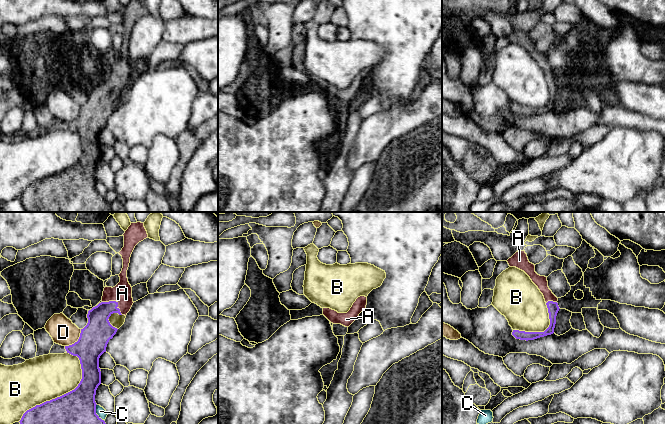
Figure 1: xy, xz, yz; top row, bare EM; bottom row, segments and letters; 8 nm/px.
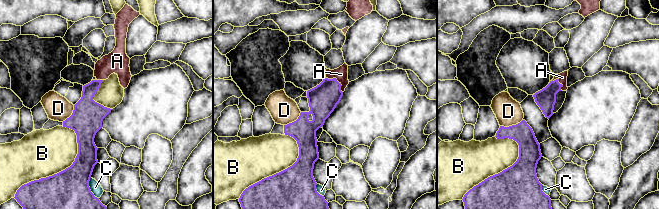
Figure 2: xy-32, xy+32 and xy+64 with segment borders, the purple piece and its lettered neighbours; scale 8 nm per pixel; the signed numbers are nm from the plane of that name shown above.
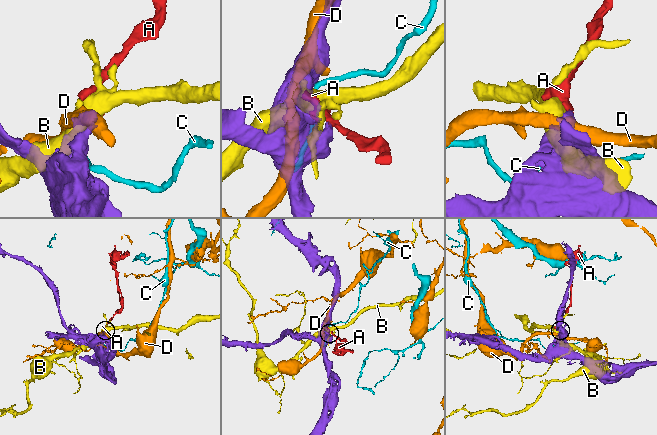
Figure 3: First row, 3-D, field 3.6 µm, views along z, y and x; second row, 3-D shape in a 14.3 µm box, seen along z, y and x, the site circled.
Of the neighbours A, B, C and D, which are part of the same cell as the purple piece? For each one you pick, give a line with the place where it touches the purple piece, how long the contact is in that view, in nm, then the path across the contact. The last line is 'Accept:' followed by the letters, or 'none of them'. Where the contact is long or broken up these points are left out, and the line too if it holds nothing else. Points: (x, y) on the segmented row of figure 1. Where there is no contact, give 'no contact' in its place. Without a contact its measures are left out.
A: contact xy (115, 301); length 200 nm; way xy (98, 327), (98, 318), (115, 301), (122, 293)
Accept: A

